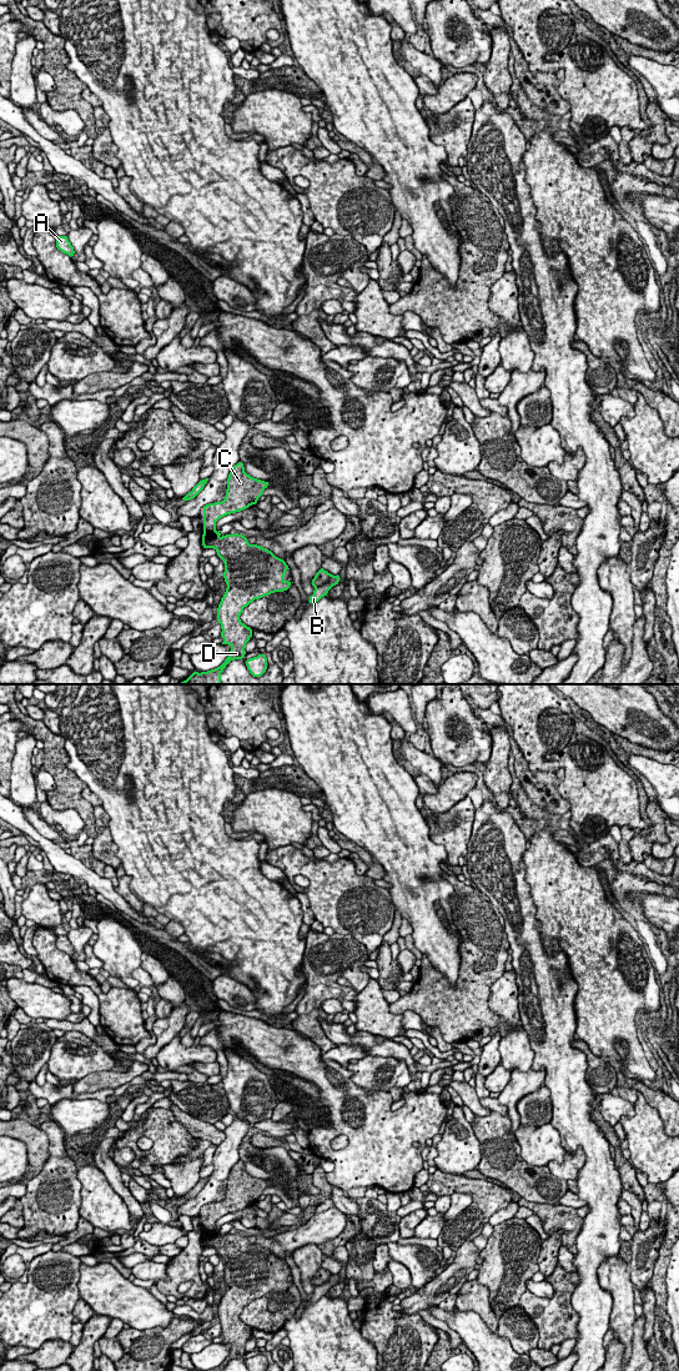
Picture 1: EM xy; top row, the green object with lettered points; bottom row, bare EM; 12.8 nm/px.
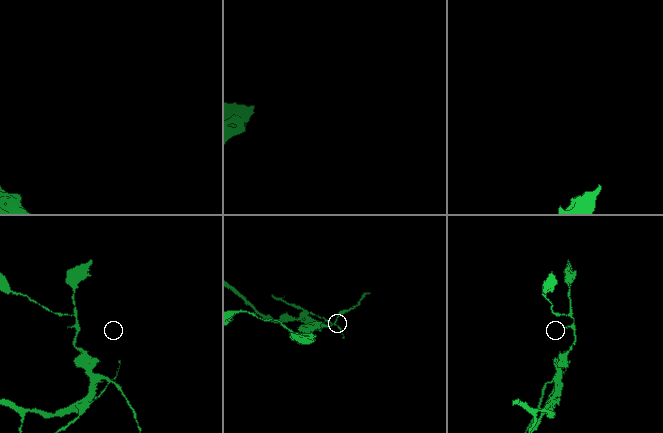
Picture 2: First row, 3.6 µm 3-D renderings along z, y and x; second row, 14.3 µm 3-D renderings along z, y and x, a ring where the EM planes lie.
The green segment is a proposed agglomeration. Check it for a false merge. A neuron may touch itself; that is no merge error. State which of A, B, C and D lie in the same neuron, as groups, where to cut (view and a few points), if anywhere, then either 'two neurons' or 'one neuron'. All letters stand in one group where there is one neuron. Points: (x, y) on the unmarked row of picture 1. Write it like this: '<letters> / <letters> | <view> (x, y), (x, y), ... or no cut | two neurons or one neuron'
A C D / B | xy (332, 1274), (326, 1281), (315, 1286) | two neurons

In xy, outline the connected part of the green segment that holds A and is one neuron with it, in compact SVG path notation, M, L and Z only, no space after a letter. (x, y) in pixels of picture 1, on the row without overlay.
M59 935L56 939L56 946L70 956L75 953L74 946L71 945L71 941L69 940L67 935Z

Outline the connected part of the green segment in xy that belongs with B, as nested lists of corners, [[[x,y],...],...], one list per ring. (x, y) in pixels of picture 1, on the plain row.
[[[331,1275],[330,1280],[327,1282],[325,1282],[323,1285],[318,1285],[318,1286],[315,1286],[315,1290],[313,1290],[313,1294],[310,1296],[310,1302],[316,1302],[318,1301],[322,1296],[327,1295],[328,1290],[338,1284],[340,1281],[340,1275]]]

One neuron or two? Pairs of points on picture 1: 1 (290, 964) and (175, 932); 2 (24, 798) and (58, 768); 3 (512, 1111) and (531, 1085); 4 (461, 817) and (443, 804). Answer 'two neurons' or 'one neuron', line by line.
1: two neurons
2: two neurons
3: one neuron
4: two neurons

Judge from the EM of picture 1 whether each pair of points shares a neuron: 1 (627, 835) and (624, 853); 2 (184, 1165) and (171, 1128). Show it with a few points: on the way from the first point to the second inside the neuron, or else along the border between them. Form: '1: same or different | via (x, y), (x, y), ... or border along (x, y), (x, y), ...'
1: same | via (625, 839), (624, 849)
2: different | border along (202, 1153), (180, 1155), (162, 1173)

